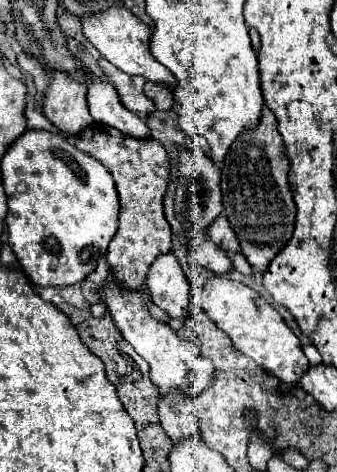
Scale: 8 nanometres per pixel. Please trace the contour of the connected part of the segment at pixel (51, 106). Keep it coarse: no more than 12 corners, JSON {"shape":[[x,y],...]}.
{"shape":[[48,72],[46,118],[68,136],[94,122],[84,84]]}

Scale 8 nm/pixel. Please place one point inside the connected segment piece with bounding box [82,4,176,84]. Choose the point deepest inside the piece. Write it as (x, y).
(122, 39)

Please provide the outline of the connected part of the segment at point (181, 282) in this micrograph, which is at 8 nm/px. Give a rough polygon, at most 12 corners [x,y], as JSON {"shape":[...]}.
{"shape":[[172,252],[156,258],[146,288],[172,318],[188,316],[188,280]]}

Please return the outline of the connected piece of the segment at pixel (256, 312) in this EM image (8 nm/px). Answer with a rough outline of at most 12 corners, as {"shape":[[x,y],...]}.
{"shape":[[226,276],[198,304],[238,352],[296,384],[310,368],[294,332]]}

